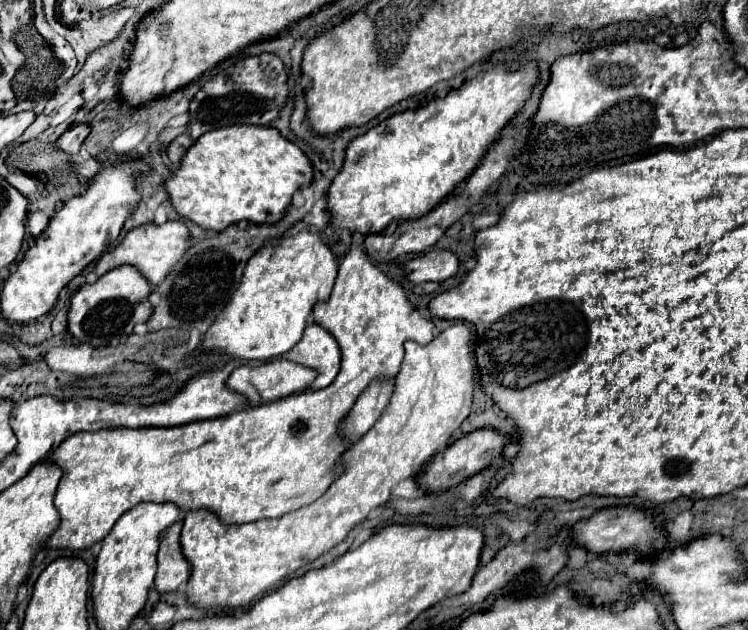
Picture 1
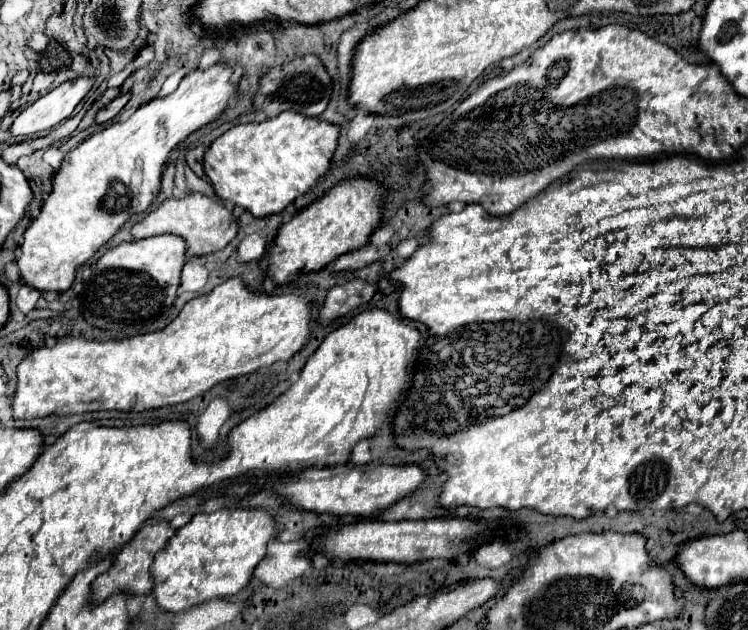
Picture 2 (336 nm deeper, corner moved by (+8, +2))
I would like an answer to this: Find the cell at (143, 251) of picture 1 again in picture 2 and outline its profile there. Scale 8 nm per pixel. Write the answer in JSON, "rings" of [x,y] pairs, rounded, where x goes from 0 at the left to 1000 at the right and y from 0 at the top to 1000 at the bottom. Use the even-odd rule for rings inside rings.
{"rings":[[[255,305],[242,317],[223,314],[213,330],[199,337],[189,352],[183,352],[175,362],[178,381],[191,381],[191,378],[215,375],[215,371],[242,375],[250,387],[250,406],[266,410],[266,406],[274,406],[274,403],[301,394],[317,371],[317,352],[311,346],[309,333],[295,317],[282,317],[274,308]]]}

